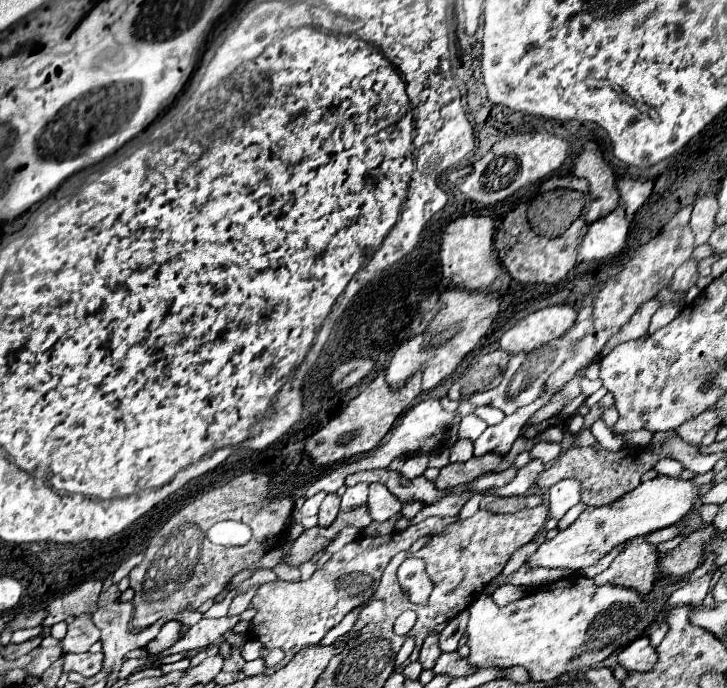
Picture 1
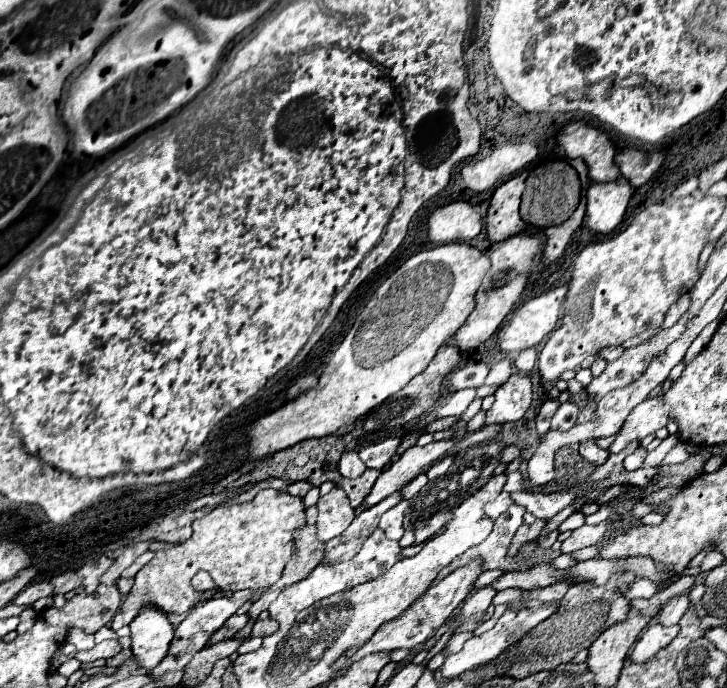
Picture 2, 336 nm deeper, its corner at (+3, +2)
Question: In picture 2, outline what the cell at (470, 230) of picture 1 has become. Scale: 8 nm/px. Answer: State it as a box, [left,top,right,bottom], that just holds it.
[428,202,482,244]

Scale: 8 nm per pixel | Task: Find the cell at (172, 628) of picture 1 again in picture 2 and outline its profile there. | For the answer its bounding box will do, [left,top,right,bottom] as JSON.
[206,614,248,646]

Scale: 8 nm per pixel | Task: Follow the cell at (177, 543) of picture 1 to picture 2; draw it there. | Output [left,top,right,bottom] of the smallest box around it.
[110,488,306,632]

